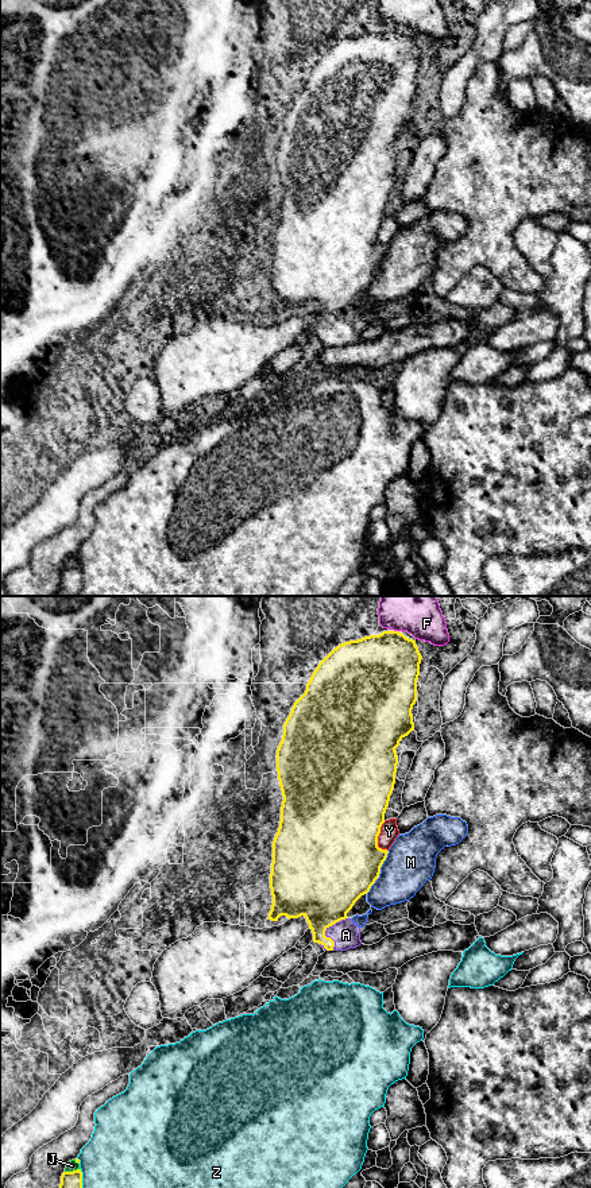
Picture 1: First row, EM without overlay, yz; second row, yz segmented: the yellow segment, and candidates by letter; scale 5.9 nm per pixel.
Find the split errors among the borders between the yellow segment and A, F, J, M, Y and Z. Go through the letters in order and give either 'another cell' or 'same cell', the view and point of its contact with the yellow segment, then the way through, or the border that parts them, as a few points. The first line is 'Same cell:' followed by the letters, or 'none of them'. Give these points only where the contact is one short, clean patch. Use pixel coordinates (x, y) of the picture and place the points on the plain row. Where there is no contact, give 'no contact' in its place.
Same cell: A
A: same cell; contact yz (325, 325); way yz (323, 283), (325, 325), (346, 331)
F: another cell; contact yz (396, 27)
J: another cell; contact yz (72, 568)
M: another cell; contact yz (379, 269)
Y: another cell; contact yz (377, 235)
Z: another cell; contact yz (81, 580)

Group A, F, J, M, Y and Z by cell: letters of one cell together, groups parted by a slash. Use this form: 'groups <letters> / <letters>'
groups A / F / J / M / Y / Z

